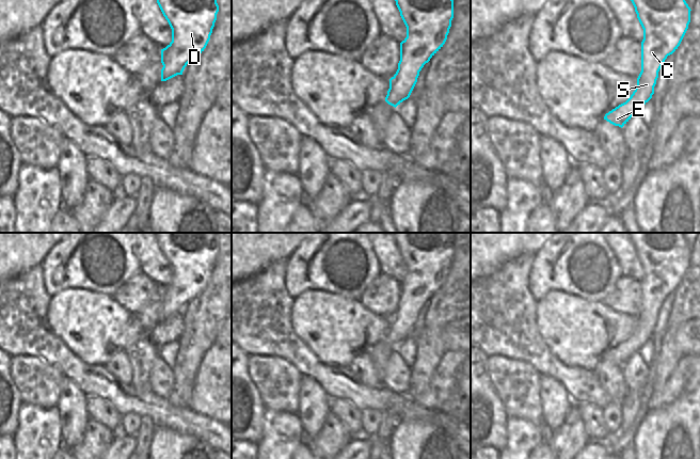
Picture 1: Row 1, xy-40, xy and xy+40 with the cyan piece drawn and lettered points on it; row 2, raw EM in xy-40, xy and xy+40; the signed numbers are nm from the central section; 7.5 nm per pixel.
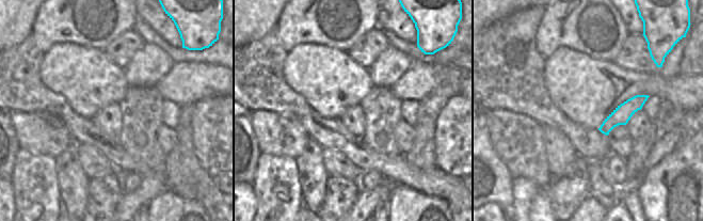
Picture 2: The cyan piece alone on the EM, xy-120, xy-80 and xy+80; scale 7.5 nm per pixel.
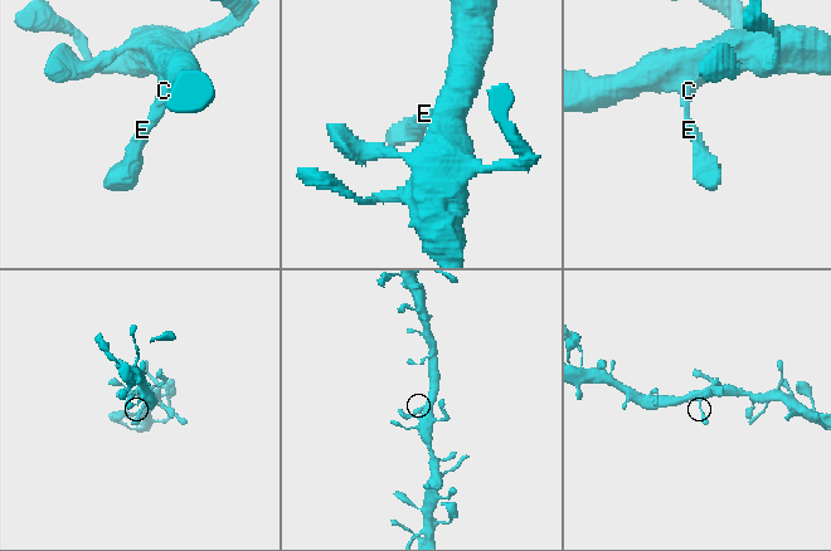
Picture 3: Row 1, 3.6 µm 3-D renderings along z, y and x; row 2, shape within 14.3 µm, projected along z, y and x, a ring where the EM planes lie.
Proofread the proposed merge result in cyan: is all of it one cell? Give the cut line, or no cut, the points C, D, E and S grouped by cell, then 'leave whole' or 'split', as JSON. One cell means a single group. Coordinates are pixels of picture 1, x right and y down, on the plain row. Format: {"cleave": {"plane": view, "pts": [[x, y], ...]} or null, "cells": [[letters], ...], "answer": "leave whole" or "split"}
{"cleave": null, "cells": [["C", "D", "E", "S"]], "answer": "leave whole"}

